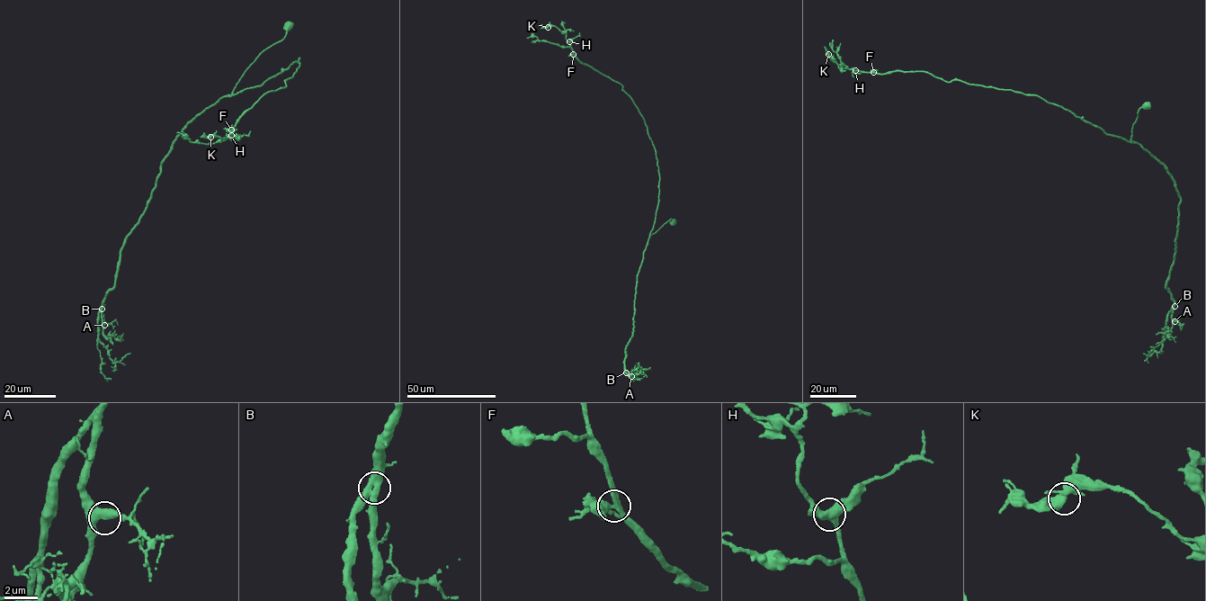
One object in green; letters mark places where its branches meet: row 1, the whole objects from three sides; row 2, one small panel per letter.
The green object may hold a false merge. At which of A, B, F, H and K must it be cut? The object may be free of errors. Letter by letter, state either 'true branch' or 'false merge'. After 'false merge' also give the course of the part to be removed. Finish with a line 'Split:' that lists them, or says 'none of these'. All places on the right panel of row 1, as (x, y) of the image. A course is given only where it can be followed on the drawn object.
A: true branch
B: true branch
F: true branch
H: true branch
K: true branch
Split: none of these

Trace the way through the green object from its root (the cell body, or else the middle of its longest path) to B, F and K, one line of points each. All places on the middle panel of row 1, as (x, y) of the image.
B: (653, 227), (637, 276), (635, 327), (625, 350), (626, 372)
F: (653, 227), (658, 201), (659, 177), (655, 149), (644, 120), (622, 85), (585, 65), (574, 54)
K: (653, 227), (659, 177), (655, 149), (642, 116), (622, 85), (579, 60), (566, 33), (555, 26), (548, 27)

